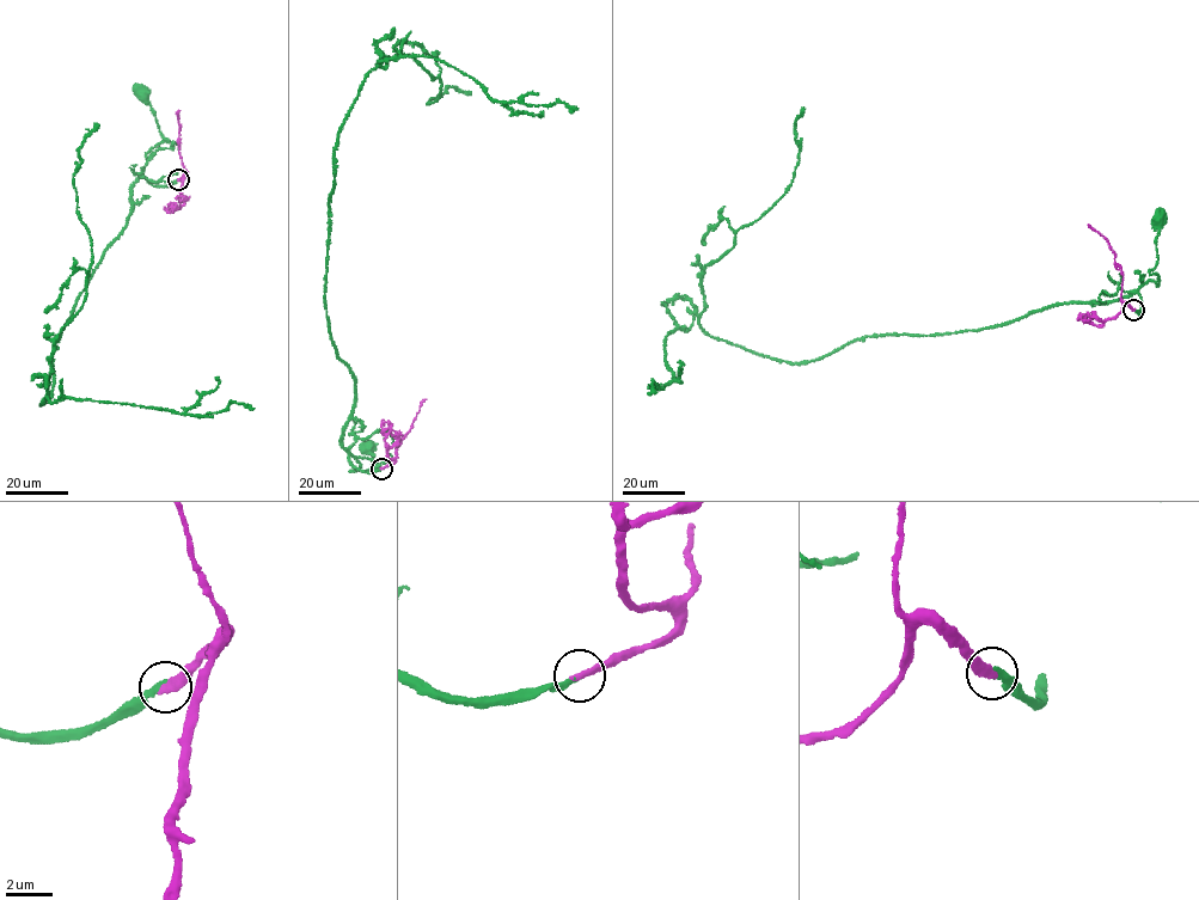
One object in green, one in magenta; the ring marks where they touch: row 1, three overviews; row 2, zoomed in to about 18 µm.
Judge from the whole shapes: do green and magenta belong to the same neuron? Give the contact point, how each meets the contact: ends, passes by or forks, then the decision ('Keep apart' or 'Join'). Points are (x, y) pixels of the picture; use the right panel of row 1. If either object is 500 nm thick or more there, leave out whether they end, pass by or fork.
Place: (1133, 310). At the ring green ends. At the ring magenta ends. Join

